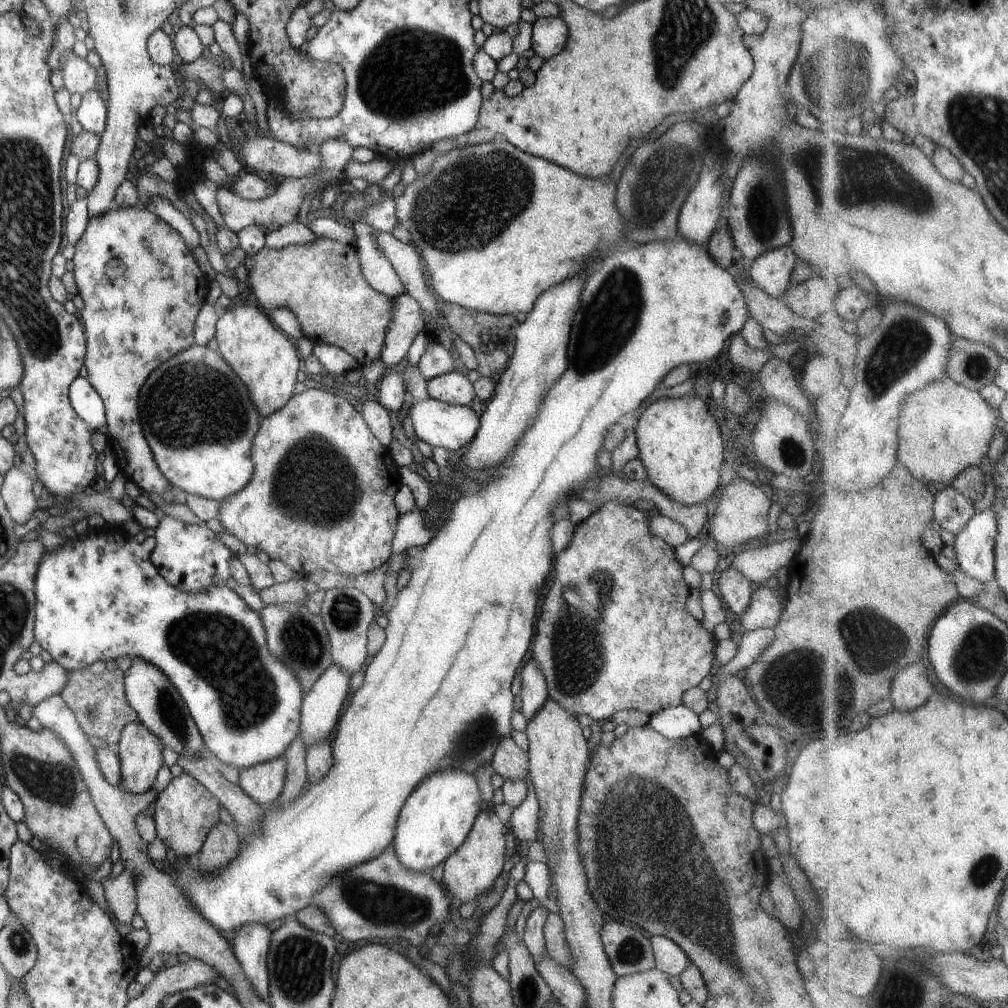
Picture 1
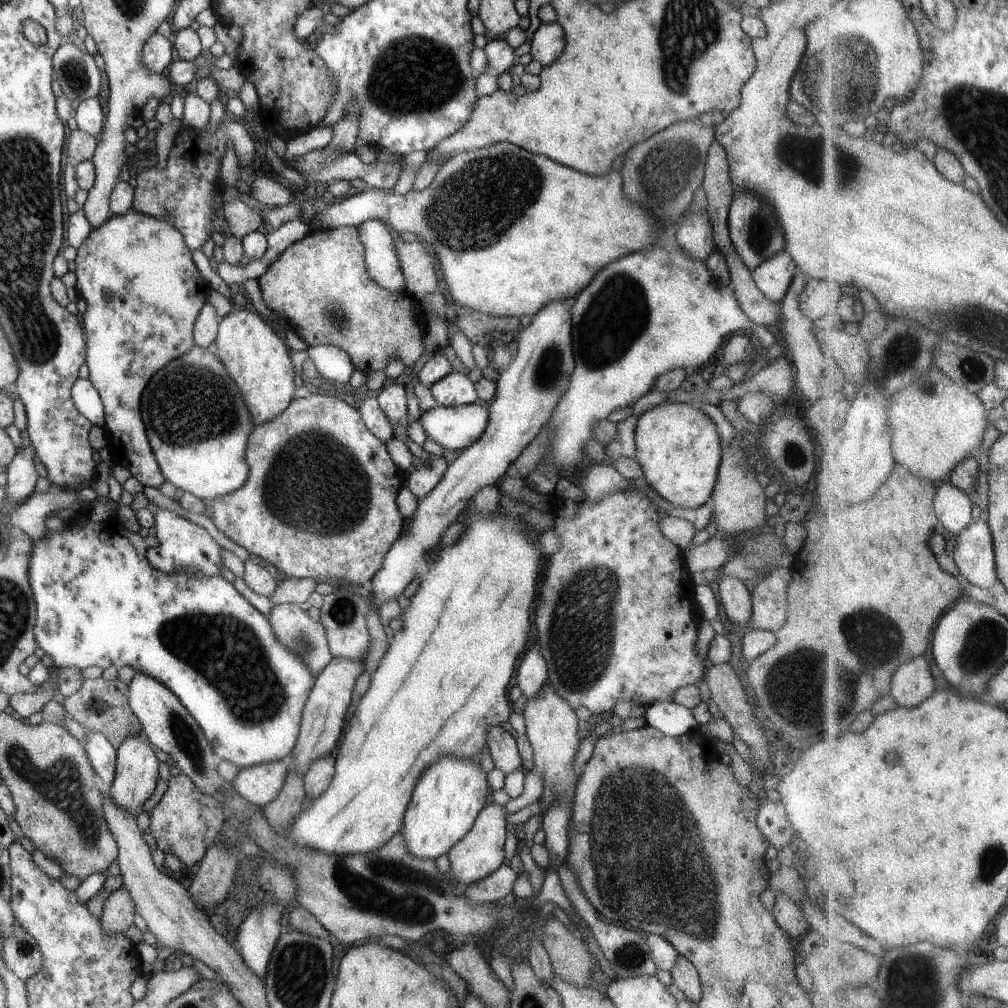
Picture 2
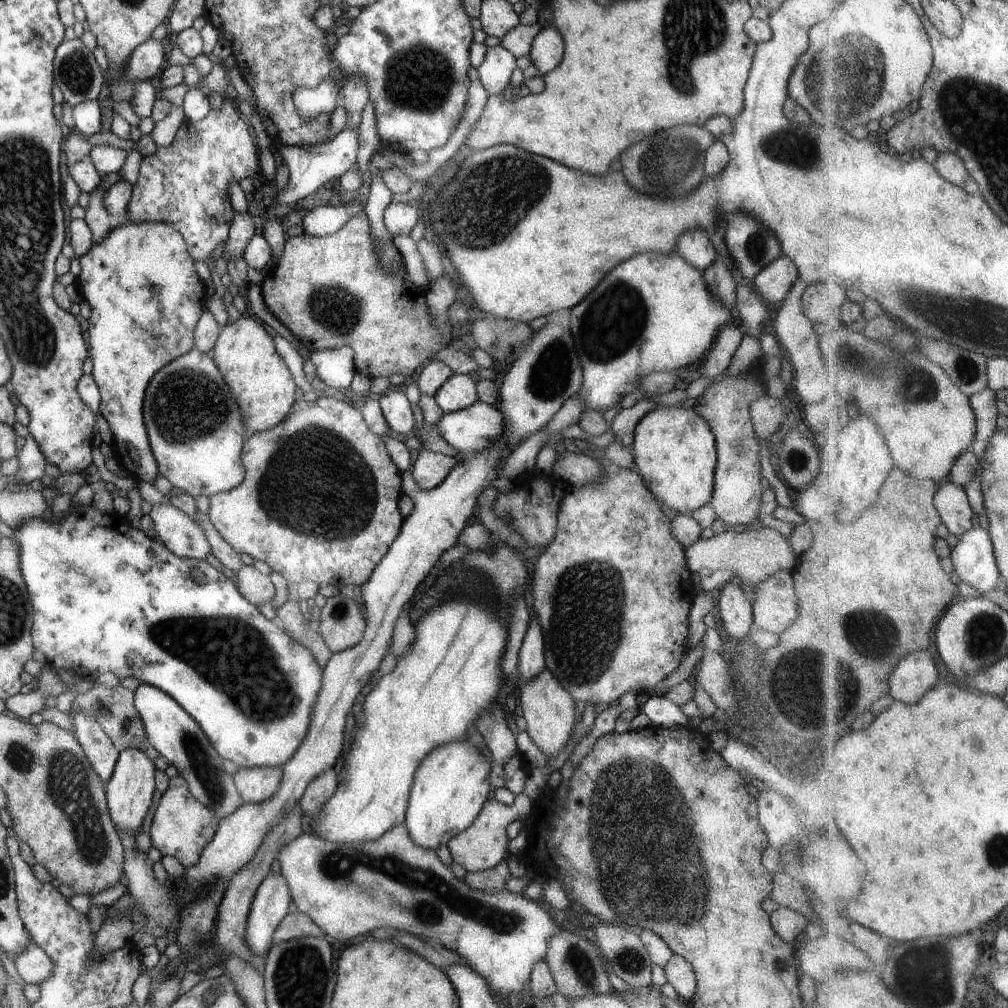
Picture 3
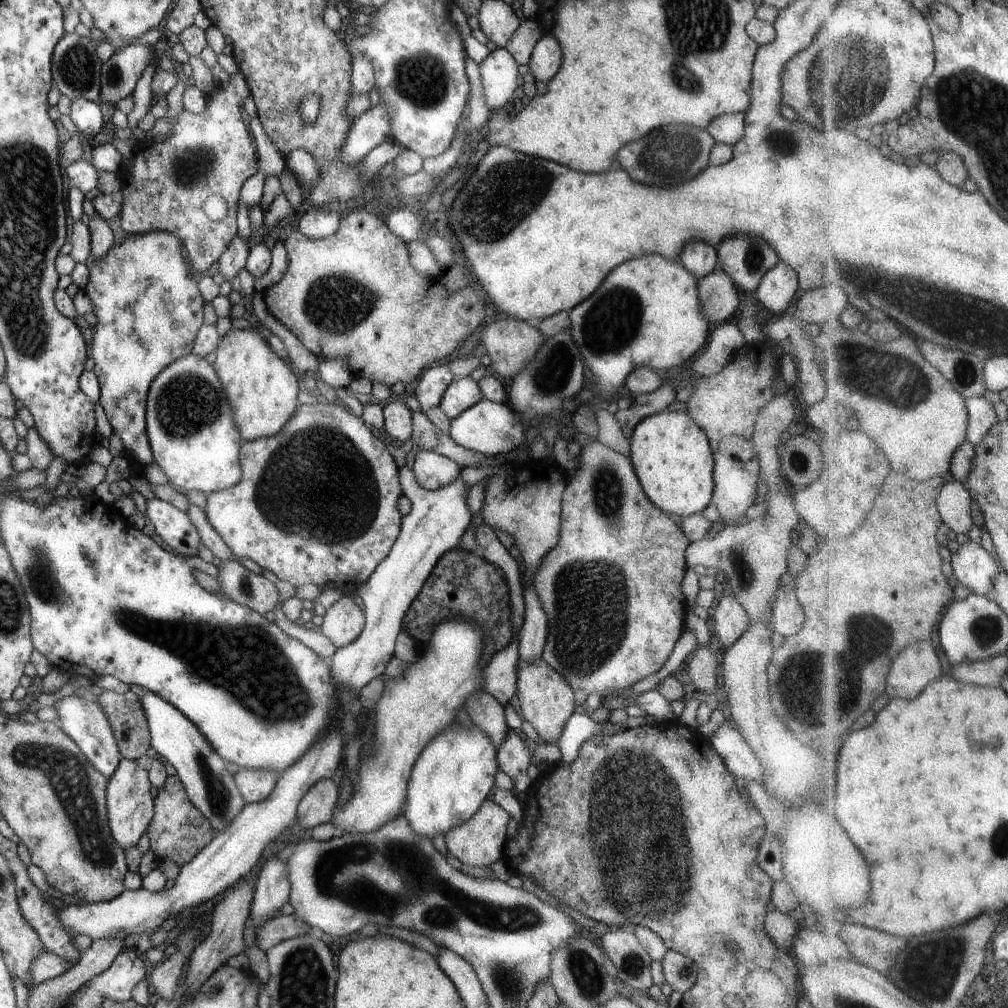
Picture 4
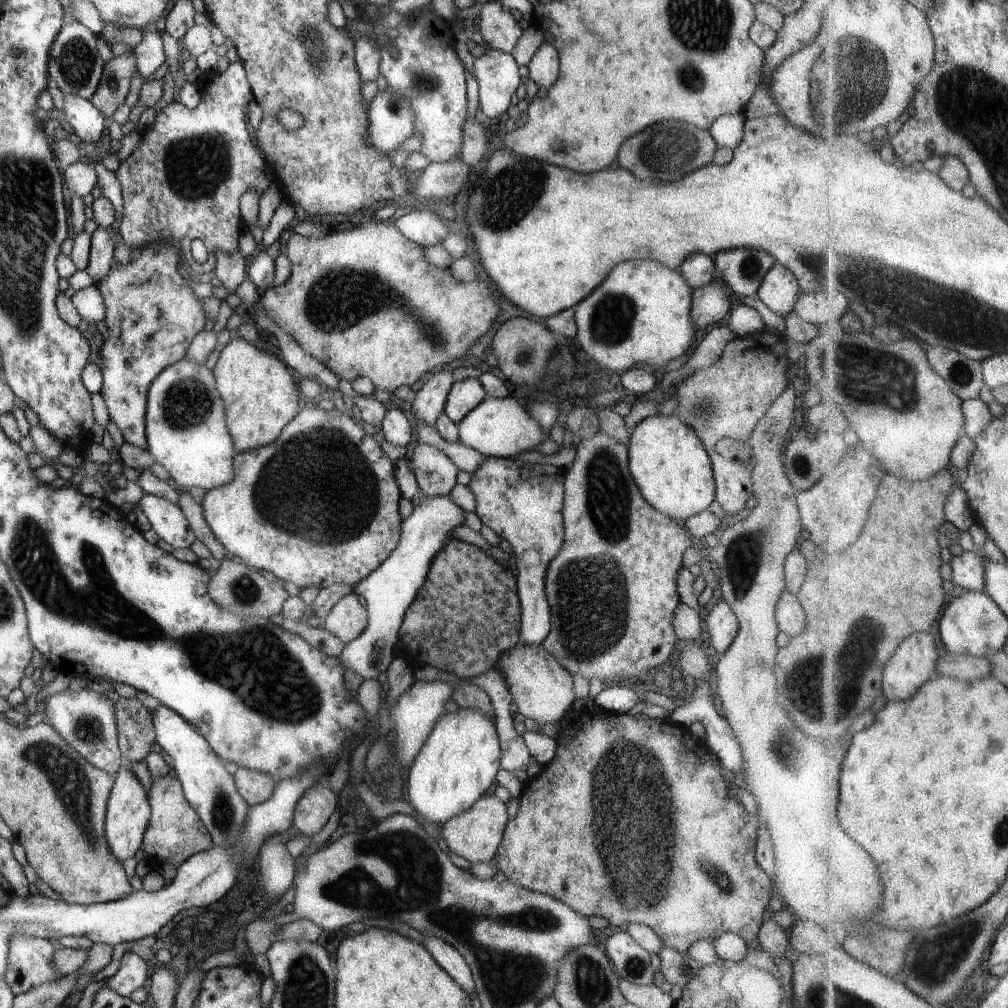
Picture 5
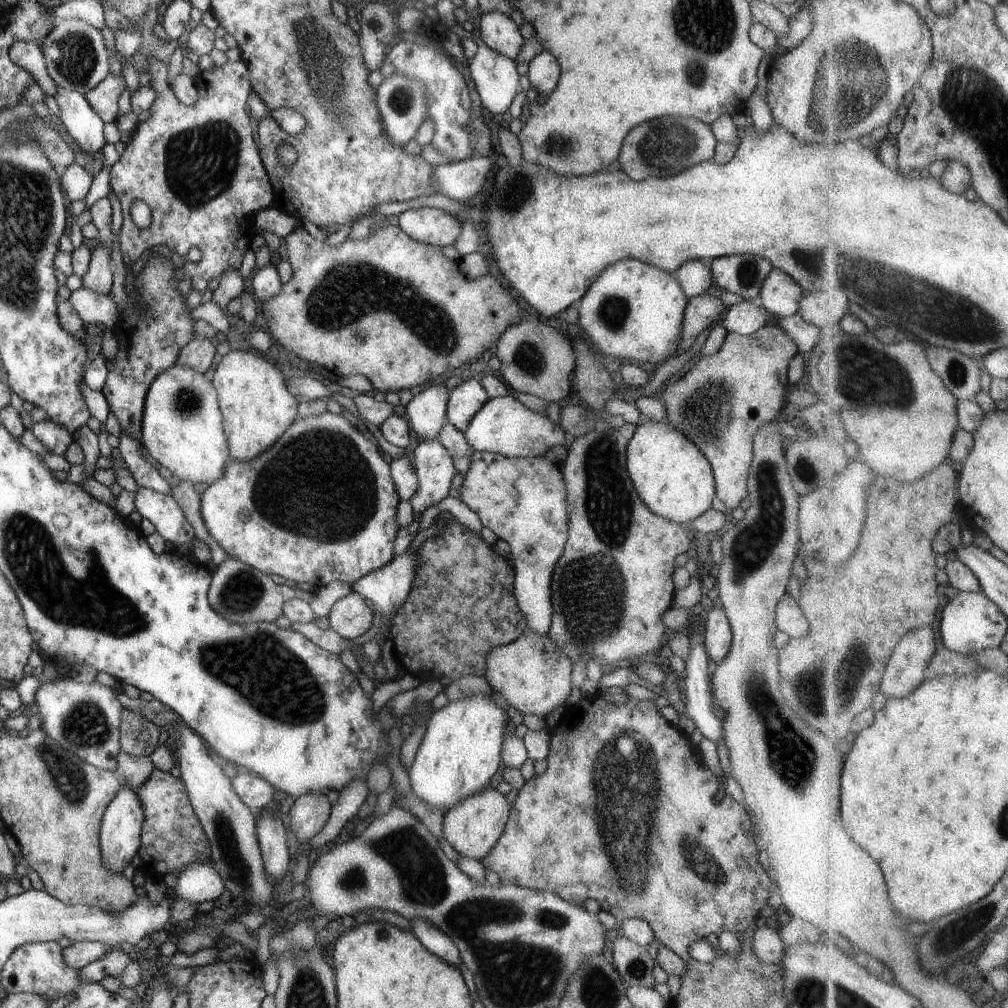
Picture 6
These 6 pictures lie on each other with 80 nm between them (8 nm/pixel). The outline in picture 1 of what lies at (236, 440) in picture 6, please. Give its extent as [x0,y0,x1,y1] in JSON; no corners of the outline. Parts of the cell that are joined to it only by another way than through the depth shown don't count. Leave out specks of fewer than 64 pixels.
[214,300,302,420]

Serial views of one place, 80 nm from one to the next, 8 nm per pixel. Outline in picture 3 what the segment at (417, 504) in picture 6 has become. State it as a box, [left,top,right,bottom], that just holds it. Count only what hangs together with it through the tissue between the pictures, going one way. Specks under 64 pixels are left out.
[411,449,458,491]

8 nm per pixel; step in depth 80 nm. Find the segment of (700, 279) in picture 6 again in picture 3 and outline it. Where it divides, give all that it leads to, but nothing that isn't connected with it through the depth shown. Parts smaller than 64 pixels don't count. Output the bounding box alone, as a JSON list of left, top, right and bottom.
[676,229,717,272]

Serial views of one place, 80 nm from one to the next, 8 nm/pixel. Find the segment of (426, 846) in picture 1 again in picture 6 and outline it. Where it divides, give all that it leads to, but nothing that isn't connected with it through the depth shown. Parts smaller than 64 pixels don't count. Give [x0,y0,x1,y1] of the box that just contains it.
[407,695,510,809]

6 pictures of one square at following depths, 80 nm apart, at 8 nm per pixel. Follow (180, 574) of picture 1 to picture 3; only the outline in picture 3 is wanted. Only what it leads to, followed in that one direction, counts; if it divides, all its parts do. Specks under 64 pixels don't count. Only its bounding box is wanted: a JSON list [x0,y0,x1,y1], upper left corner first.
[148,503,211,560]

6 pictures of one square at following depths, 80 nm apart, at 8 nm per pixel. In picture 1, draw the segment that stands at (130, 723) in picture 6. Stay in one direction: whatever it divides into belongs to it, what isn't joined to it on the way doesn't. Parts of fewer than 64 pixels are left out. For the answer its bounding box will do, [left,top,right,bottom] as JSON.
[59,669,139,743]

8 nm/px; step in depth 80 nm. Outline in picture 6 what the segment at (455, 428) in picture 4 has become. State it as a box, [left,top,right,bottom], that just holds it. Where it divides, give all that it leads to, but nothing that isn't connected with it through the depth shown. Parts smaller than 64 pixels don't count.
[462,394,565,457]

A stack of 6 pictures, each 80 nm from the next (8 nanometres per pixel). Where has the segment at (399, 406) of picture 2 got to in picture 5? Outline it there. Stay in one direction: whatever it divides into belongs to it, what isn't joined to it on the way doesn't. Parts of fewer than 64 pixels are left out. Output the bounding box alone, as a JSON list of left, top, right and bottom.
[381,406,414,447]

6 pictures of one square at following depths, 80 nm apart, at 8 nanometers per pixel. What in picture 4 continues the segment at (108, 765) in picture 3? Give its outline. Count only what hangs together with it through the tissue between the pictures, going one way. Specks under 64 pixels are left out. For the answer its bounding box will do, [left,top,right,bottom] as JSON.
[52,694,121,778]

